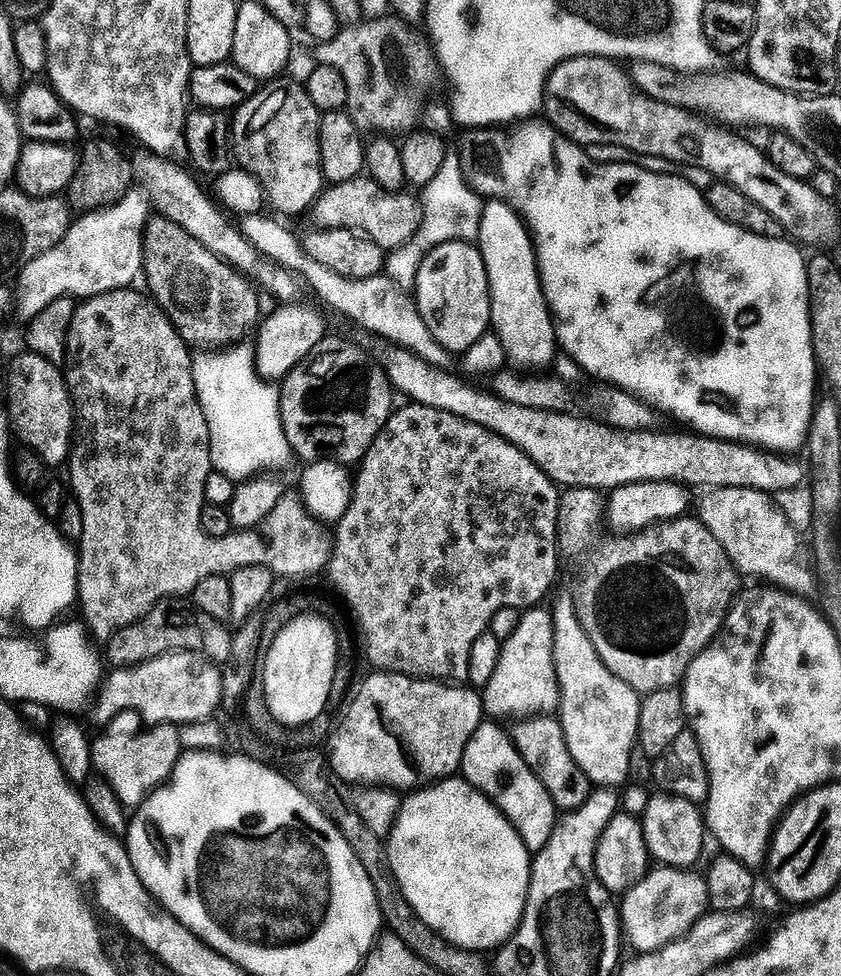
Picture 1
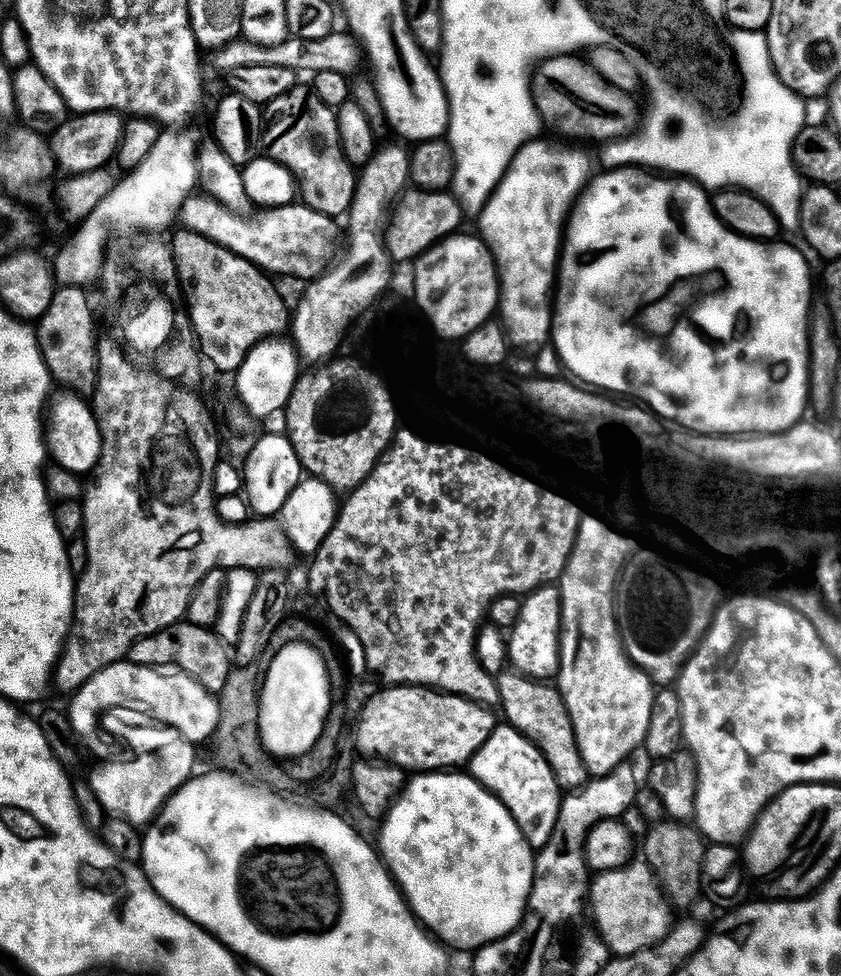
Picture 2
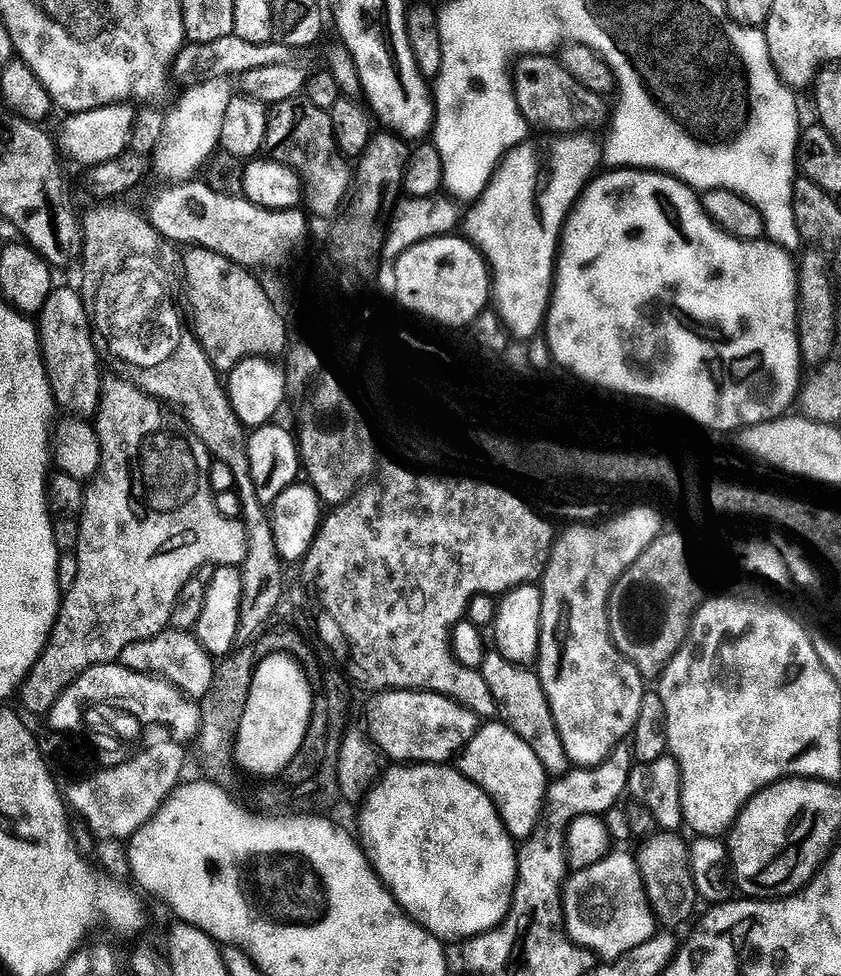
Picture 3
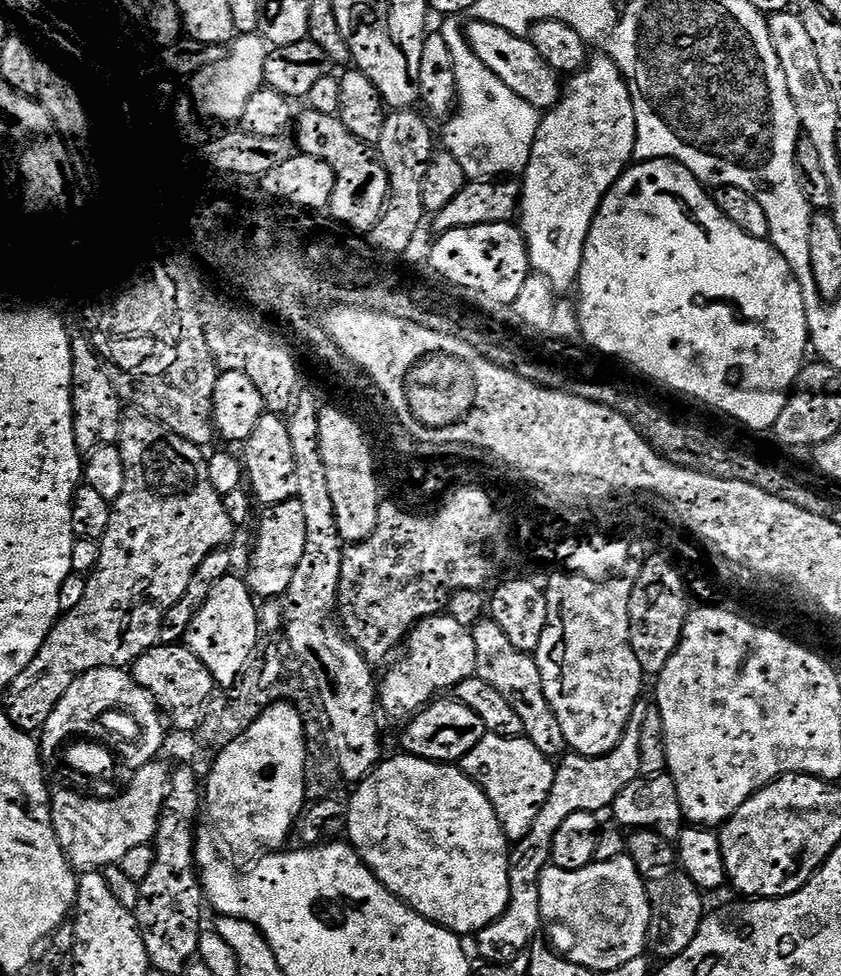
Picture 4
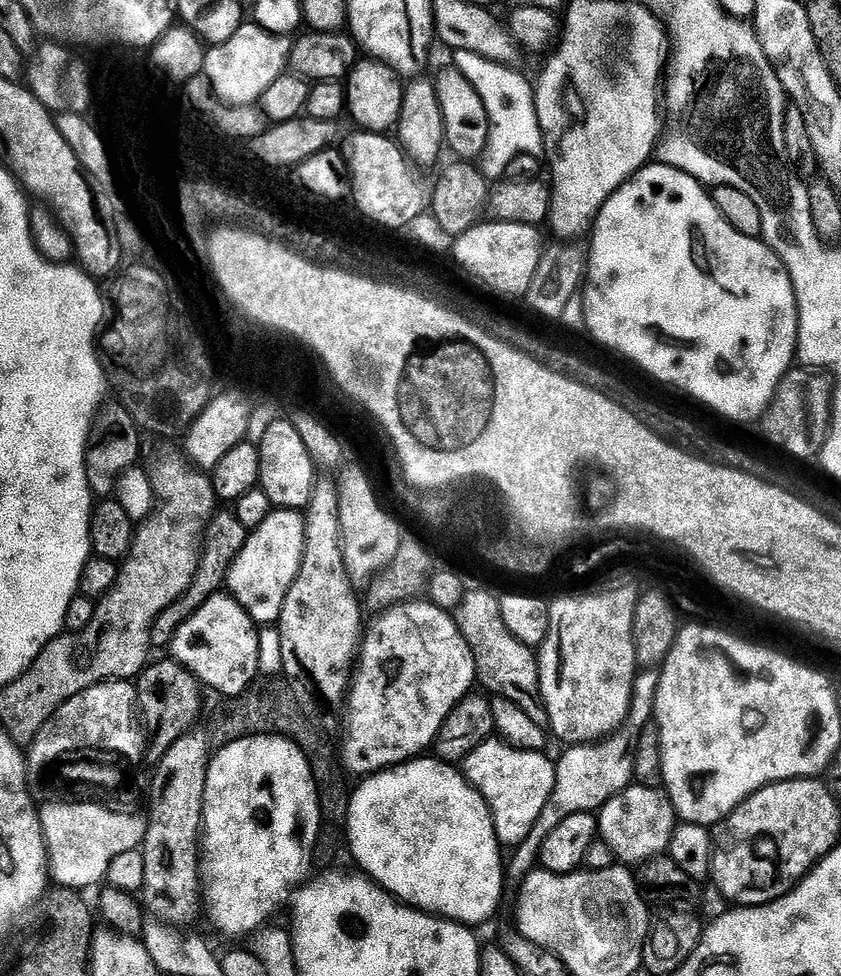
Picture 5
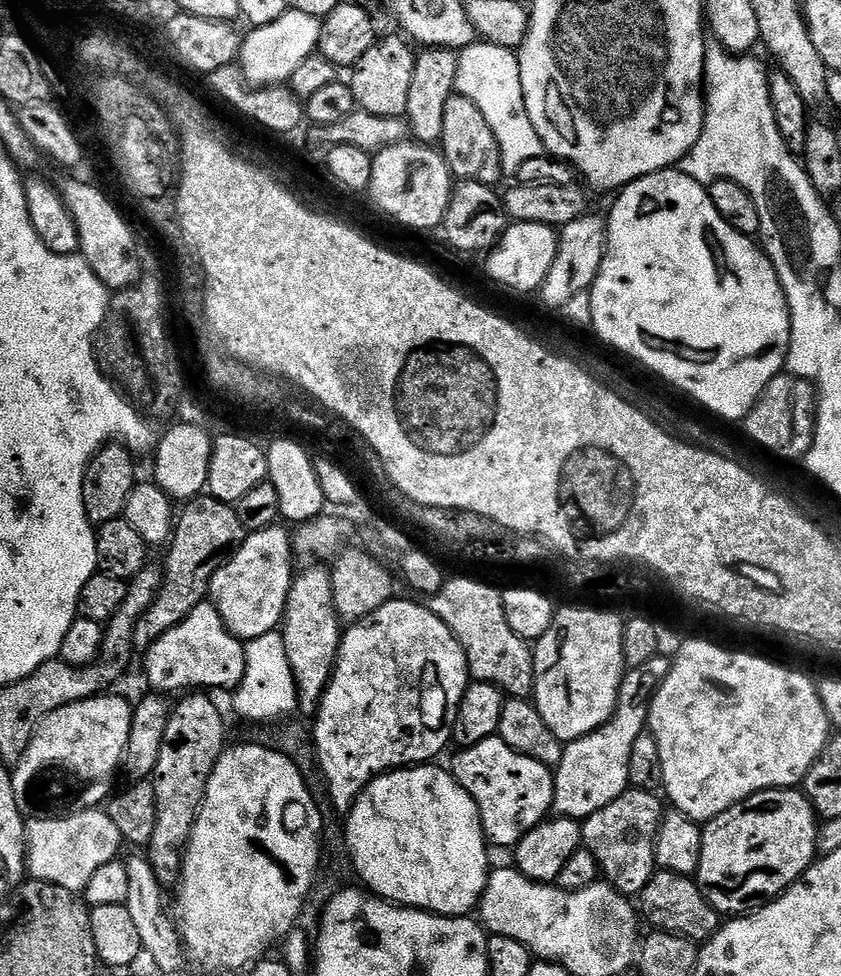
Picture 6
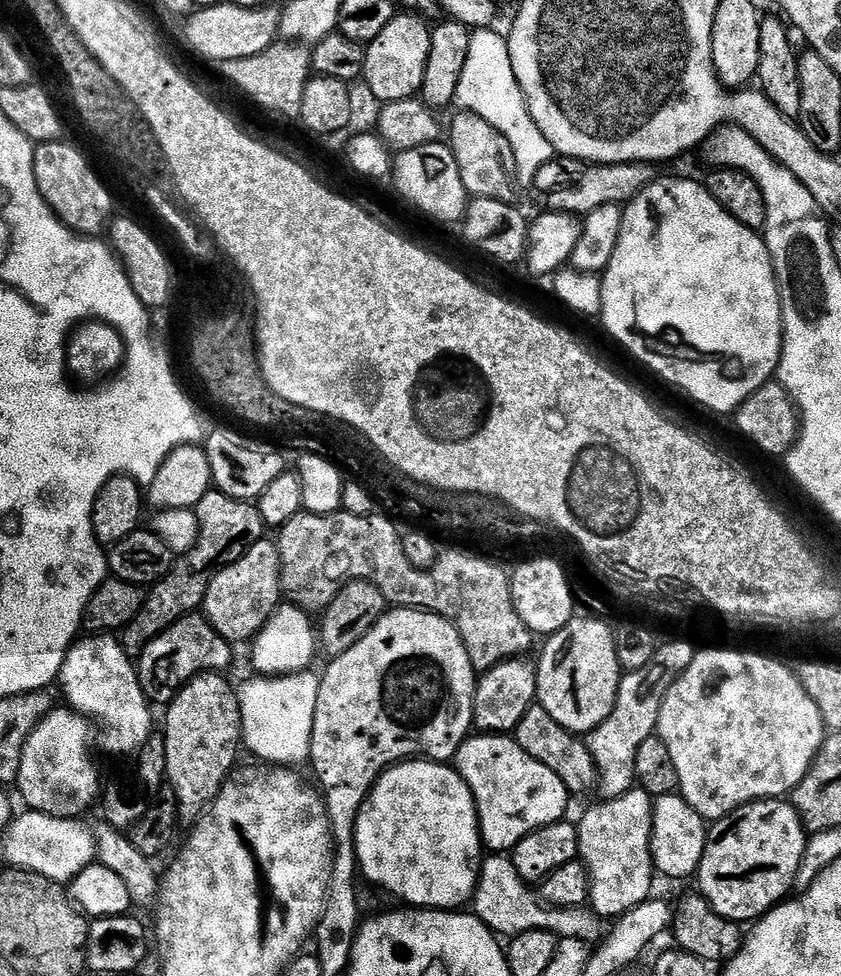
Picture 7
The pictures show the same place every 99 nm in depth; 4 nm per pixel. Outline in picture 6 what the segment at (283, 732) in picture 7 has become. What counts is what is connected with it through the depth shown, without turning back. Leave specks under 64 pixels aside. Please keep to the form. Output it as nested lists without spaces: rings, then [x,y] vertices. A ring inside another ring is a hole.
[[[281,631],[267,632],[261,638],[245,643],[247,654],[246,674],[239,687],[235,689],[234,704],[237,712],[244,718],[254,720],[256,724],[276,722],[298,710],[298,688],[293,669],[288,660],[285,640]]]

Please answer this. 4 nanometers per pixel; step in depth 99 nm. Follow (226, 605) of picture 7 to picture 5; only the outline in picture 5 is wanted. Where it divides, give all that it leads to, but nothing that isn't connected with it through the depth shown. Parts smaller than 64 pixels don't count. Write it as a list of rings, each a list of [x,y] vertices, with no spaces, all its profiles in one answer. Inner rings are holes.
[[[294,508],[272,510],[260,525],[248,533],[246,546],[232,563],[228,572],[227,591],[250,614],[258,626],[275,625],[282,614],[291,584],[298,577],[302,566],[303,548],[306,542],[305,517]]]

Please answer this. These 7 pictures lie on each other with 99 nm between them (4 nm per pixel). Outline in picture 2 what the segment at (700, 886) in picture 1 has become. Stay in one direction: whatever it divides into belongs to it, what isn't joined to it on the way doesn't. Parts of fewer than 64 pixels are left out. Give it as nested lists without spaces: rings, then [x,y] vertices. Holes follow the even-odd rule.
[[[636,863],[599,873],[590,884],[590,912],[596,915],[595,927],[601,940],[608,945],[609,953],[617,957],[630,956],[658,945],[674,927],[673,909],[655,872],[647,863]]]

